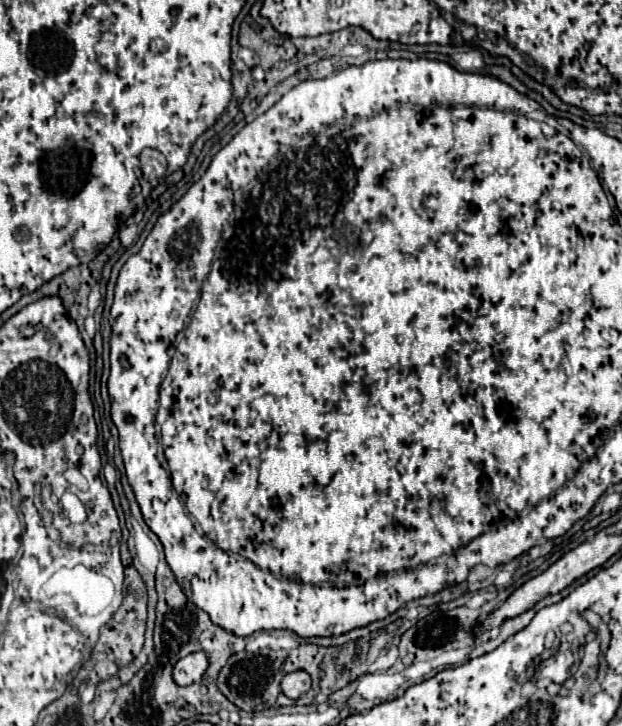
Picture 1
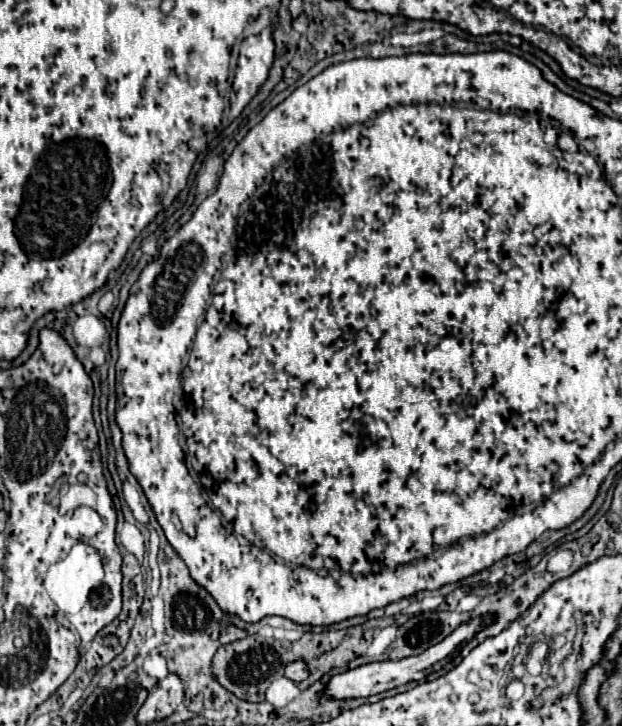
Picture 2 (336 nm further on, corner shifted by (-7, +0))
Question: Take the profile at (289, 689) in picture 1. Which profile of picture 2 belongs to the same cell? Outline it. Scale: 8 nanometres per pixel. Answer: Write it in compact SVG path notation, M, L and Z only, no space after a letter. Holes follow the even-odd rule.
M298 660L298 662L290 662L290 664L286 666L284 676L290 678L290 680L294 680L294 682L302 682L302 680L308 678L308 668L306 668L306 664L300 662L300 660Z

